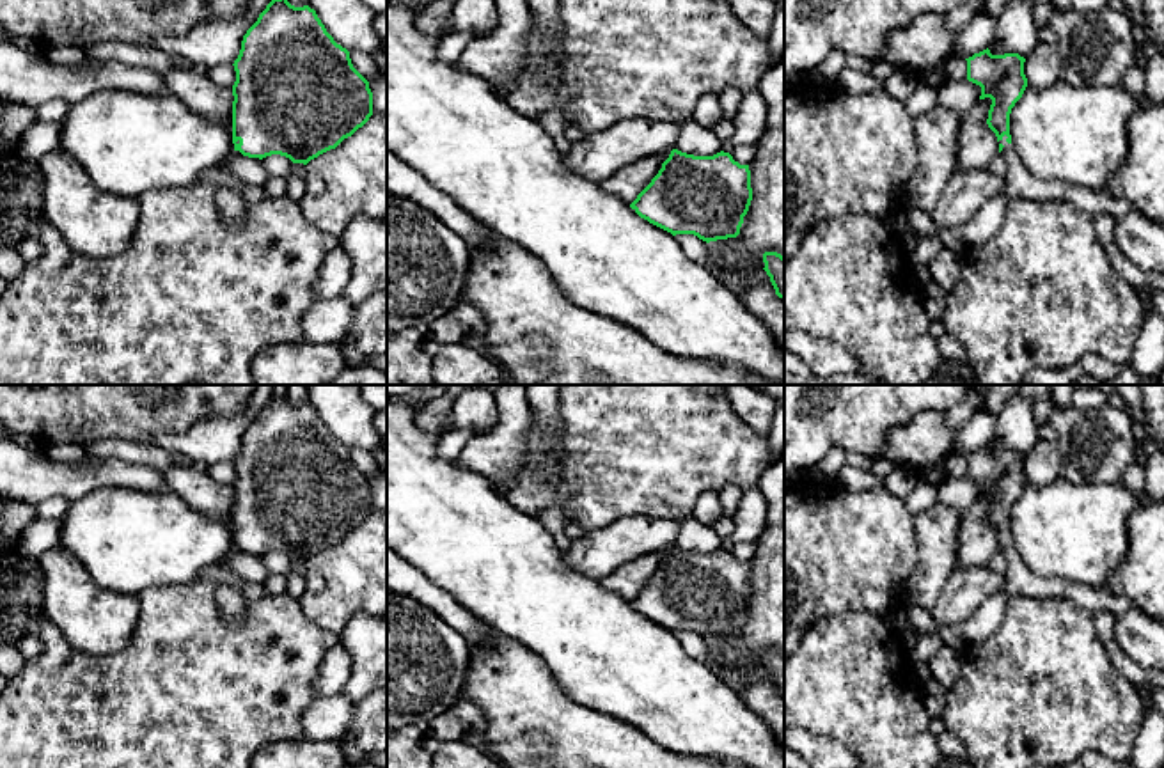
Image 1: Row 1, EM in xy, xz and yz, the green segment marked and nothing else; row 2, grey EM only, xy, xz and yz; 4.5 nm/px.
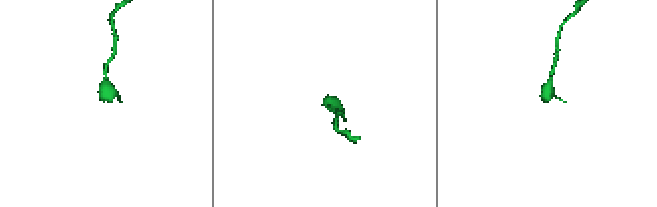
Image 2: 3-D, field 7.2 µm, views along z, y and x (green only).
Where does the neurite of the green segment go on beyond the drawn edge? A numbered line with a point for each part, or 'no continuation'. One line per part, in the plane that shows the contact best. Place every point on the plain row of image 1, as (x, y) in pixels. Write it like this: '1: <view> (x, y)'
1: yz (1019, 580)

